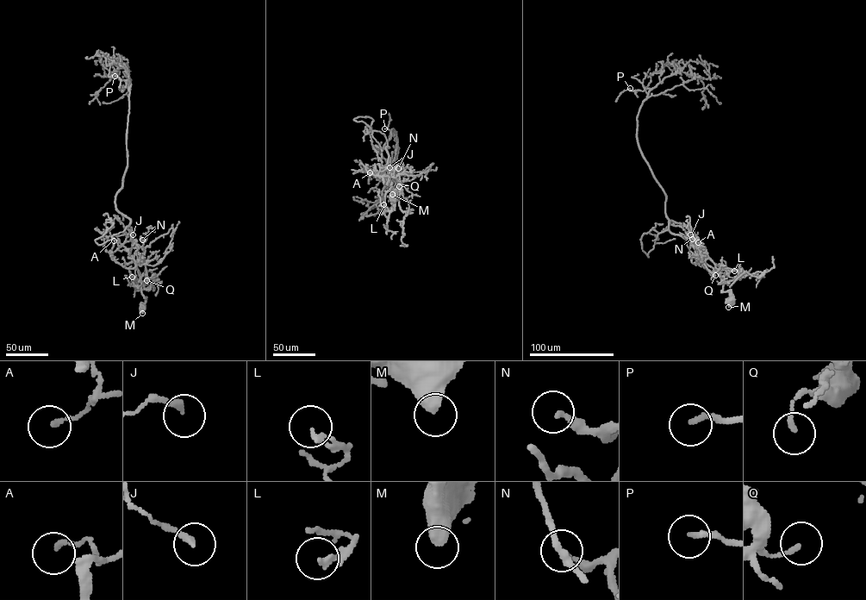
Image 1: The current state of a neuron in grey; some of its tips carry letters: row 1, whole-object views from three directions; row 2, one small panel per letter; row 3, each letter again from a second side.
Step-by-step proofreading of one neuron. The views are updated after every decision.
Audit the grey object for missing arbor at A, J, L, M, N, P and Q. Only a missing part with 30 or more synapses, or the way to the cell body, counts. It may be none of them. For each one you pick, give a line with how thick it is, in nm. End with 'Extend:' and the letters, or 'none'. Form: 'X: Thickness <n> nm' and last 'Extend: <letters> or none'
P: Thickness 180 nm
Extend: P

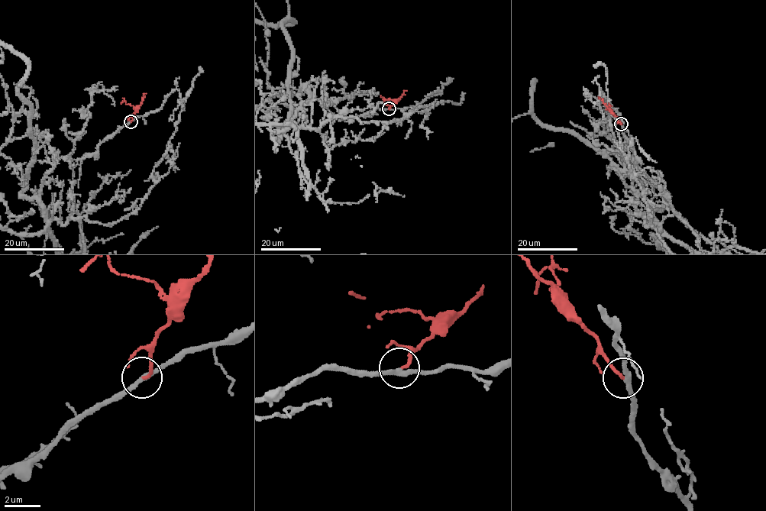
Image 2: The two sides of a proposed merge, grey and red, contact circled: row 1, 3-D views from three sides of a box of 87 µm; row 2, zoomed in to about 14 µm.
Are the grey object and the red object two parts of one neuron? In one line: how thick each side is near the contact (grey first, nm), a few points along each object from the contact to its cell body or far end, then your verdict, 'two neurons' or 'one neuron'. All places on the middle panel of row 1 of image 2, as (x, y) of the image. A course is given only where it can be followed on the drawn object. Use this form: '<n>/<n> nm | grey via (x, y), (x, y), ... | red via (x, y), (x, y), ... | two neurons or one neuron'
280/150 nm | grey via (388, 109), (350, 118), (302, 104), (292, 121), (321, 192), (305, 198) | red via (388, 109), (406, 91) | one neuron

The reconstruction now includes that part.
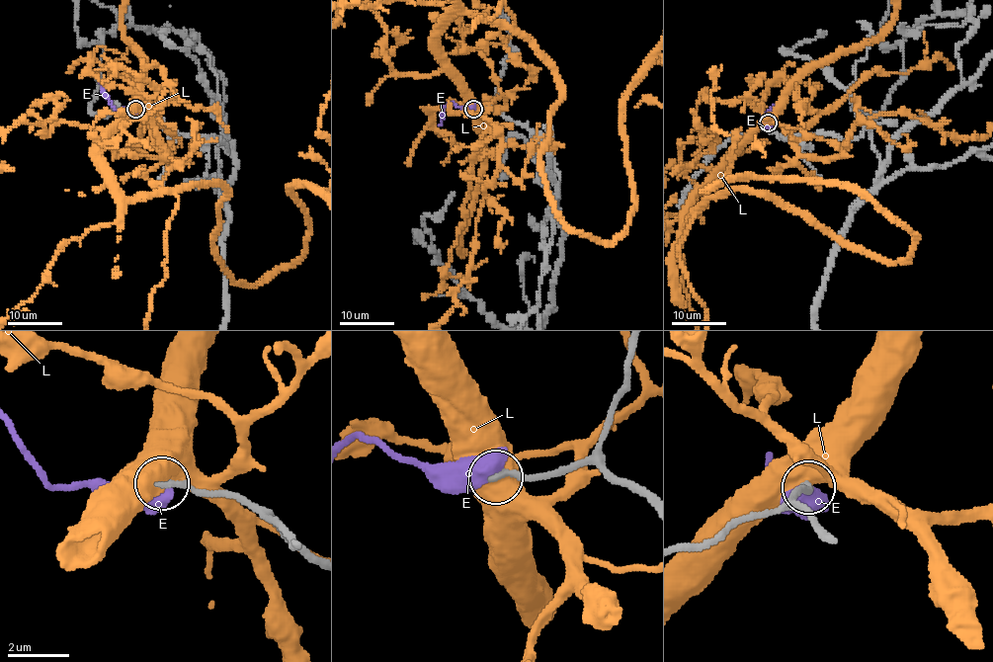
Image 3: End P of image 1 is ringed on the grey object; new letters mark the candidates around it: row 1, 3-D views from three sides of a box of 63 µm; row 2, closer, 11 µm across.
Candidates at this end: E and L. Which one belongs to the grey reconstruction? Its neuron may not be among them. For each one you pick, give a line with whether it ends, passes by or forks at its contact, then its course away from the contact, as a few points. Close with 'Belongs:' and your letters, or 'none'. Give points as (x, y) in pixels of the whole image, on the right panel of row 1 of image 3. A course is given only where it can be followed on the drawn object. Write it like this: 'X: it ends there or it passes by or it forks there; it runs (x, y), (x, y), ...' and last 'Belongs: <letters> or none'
E: it ends there
Belongs: E

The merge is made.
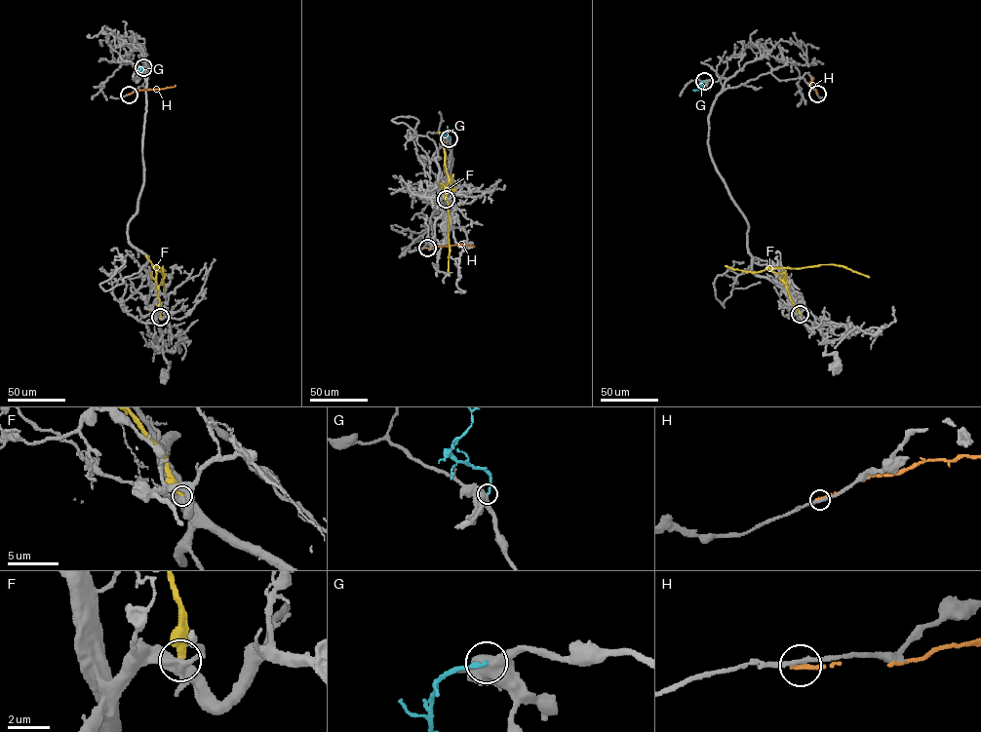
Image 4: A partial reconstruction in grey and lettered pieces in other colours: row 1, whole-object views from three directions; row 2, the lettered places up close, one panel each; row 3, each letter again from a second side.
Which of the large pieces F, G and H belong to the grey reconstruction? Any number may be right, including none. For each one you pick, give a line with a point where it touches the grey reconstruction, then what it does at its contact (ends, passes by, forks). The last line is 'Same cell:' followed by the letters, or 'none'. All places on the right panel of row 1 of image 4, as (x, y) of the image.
Same cell: none

